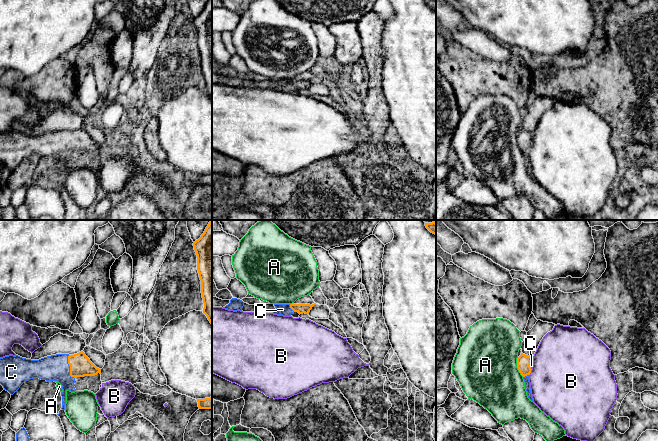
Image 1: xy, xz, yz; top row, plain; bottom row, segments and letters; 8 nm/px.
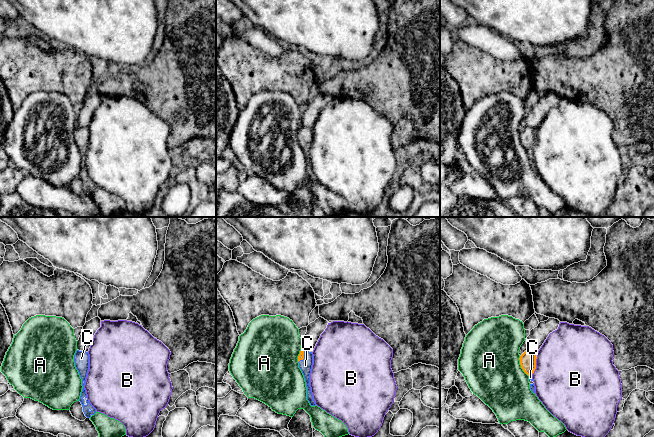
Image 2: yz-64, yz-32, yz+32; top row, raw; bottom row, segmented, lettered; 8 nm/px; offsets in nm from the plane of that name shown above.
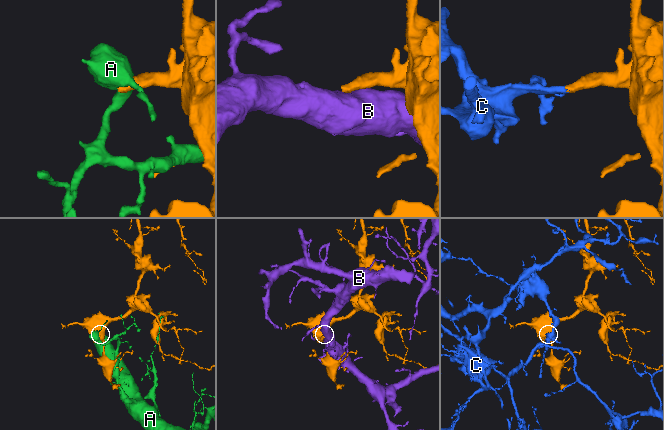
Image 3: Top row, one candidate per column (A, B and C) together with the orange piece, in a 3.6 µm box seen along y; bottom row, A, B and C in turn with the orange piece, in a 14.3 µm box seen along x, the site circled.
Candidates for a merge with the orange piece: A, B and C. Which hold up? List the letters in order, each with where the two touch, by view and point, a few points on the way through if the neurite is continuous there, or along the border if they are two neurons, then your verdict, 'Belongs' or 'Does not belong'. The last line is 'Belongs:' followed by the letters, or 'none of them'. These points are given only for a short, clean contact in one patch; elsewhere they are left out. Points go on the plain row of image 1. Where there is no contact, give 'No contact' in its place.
A: Touches orange at yz (517, 143). Does not belong
B: Touches orange at yz (530, 148). Does not belong
C: Touches orange at xy (70, 143). Path across: xy (80, 141), (70, 143), (55, 143). Belongs
Belongs: C

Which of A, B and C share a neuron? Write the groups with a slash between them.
A / B / C

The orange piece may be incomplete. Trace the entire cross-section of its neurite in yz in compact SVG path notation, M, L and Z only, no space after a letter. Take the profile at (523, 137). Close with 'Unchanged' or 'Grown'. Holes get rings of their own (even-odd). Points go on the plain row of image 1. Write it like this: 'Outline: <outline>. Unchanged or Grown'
Outline: M521 129L521 131L517 134L517 144L521 149L521 151L523 152L527 172L531 177L533 177L533 174L531 170L529 151L531 149L532 143L533 143L533 133Z. Grown

